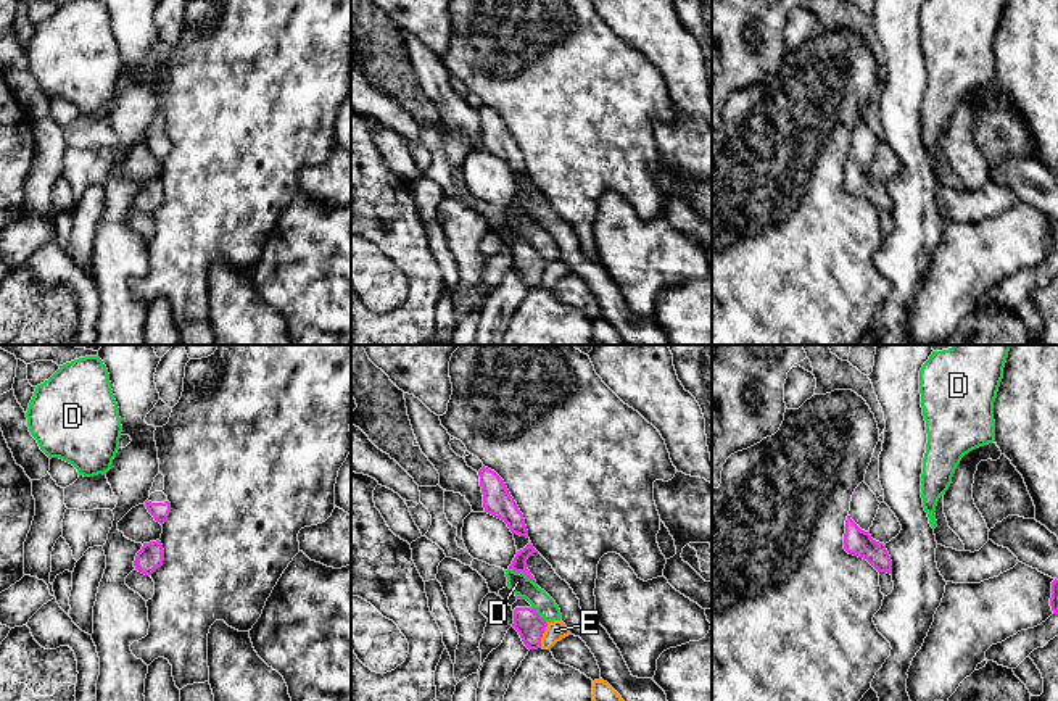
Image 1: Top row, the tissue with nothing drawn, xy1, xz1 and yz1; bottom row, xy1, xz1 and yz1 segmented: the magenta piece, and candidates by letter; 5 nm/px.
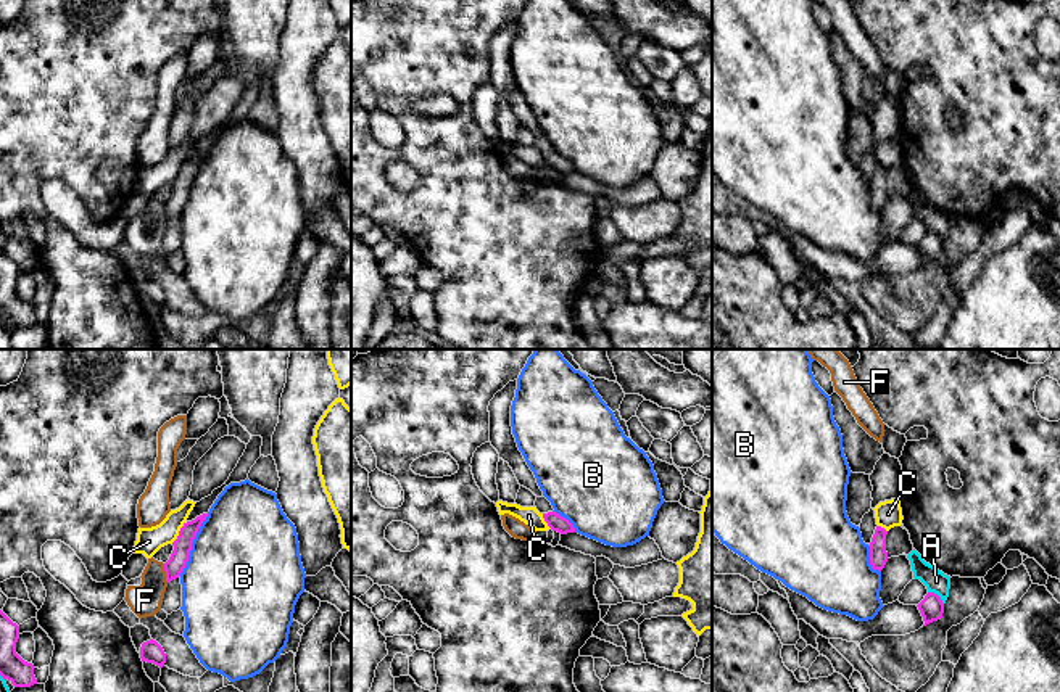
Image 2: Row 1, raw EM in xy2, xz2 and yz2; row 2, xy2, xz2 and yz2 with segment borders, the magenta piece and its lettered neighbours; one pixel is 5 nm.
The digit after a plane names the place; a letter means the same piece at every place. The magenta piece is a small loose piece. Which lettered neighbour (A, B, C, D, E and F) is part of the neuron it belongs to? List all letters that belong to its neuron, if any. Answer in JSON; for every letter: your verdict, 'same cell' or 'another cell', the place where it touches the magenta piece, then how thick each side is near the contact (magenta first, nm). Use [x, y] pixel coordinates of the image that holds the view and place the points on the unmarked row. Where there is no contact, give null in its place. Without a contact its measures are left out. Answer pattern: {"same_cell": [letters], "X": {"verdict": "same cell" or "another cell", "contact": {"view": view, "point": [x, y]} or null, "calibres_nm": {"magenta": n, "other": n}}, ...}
{"same_cell": [], "A": {"verdict": "another cell", "contact": {"view": "yz2", "point": [938, 235]}, "calibres_nm": {"magenta": 120, "other": 110}}, "B": {"verdict": "another cell", "contact": {"view": "xy2", "point": [190, 184]}, "calibres_nm": {"magenta": 90, "other": 480}}, "C": {"verdict": "another cell", "contact": {"view": "xy2", "point": [179, 172]}, "calibres_nm": {"magenta": 90, "other": 130}}, "D": {"verdict": "another cell", "contact": {"view": "xz1", "point": [522, 211]}, "calibres_nm": {"magenta": 80, "other": 100}}, "E": {"verdict": "another cell", "contact": {"view": "xz1", "point": [541, 274]}, "calibres_nm": {"magenta": 140, "other": 100}}, "F": {"verdict": "another cell", "contact": {"view": "xy2", "point": [166, 213]}, "calibres_nm": {"magenta": 90, "other": 160}}}

